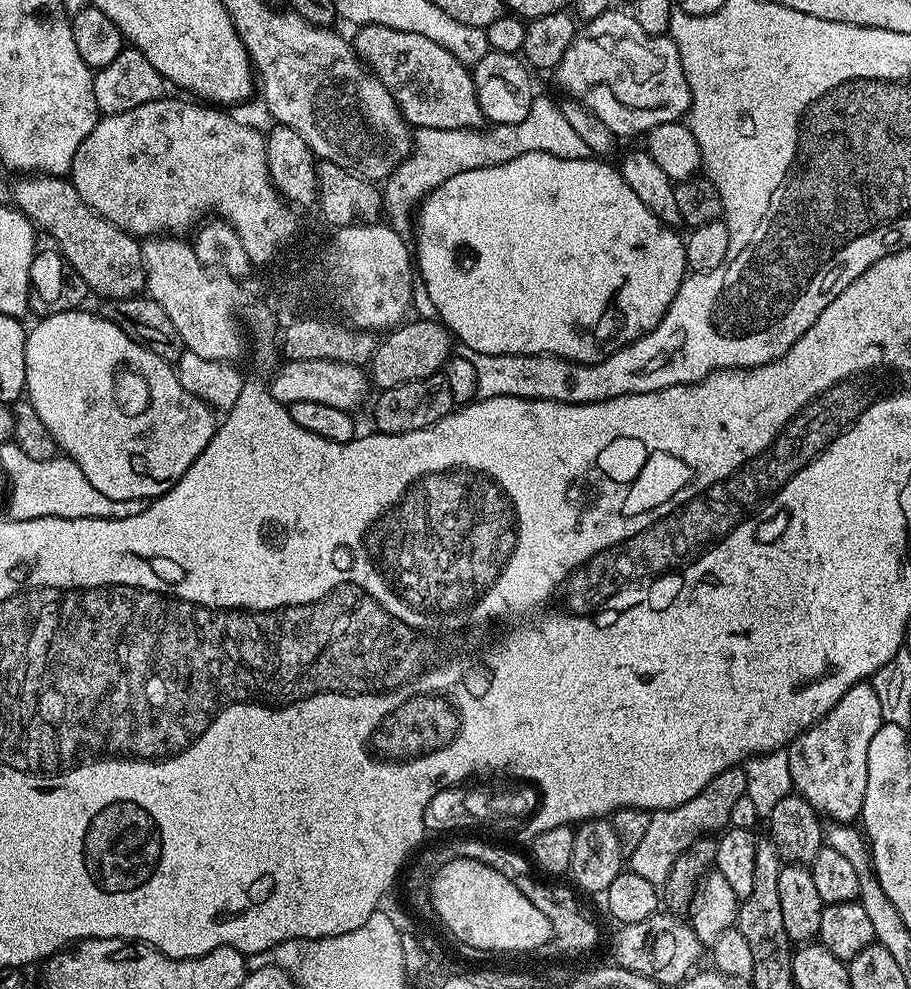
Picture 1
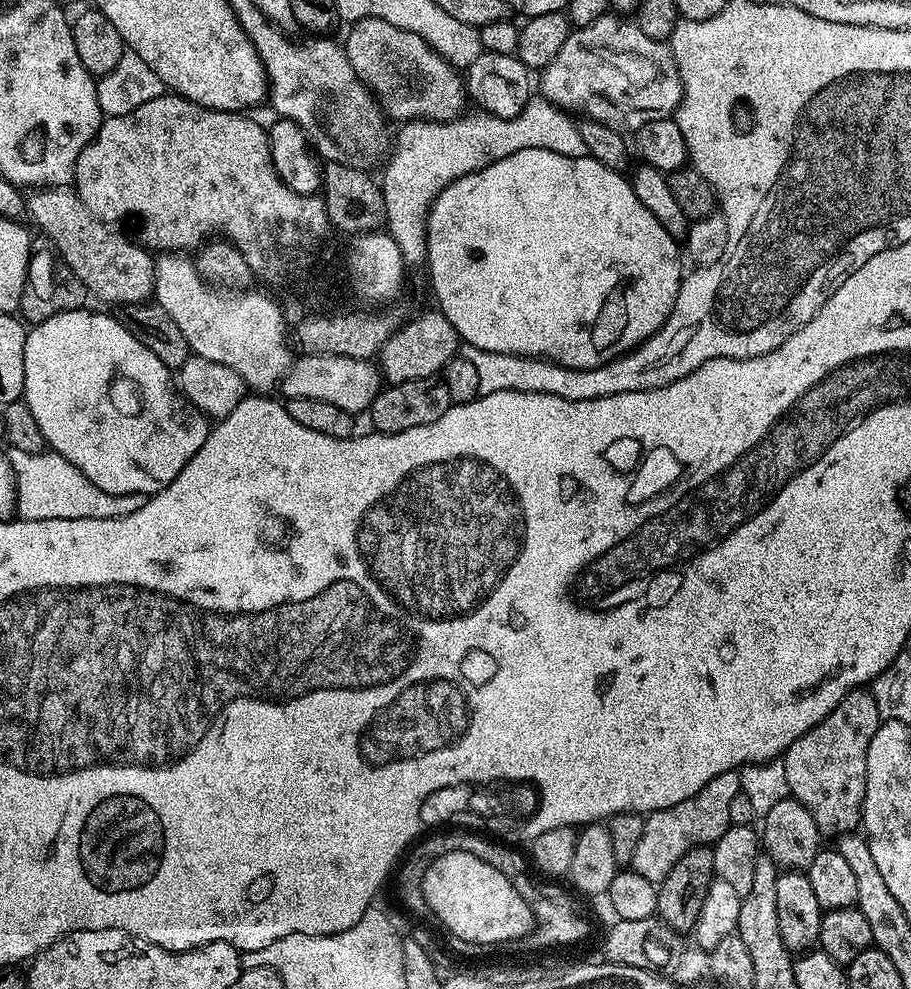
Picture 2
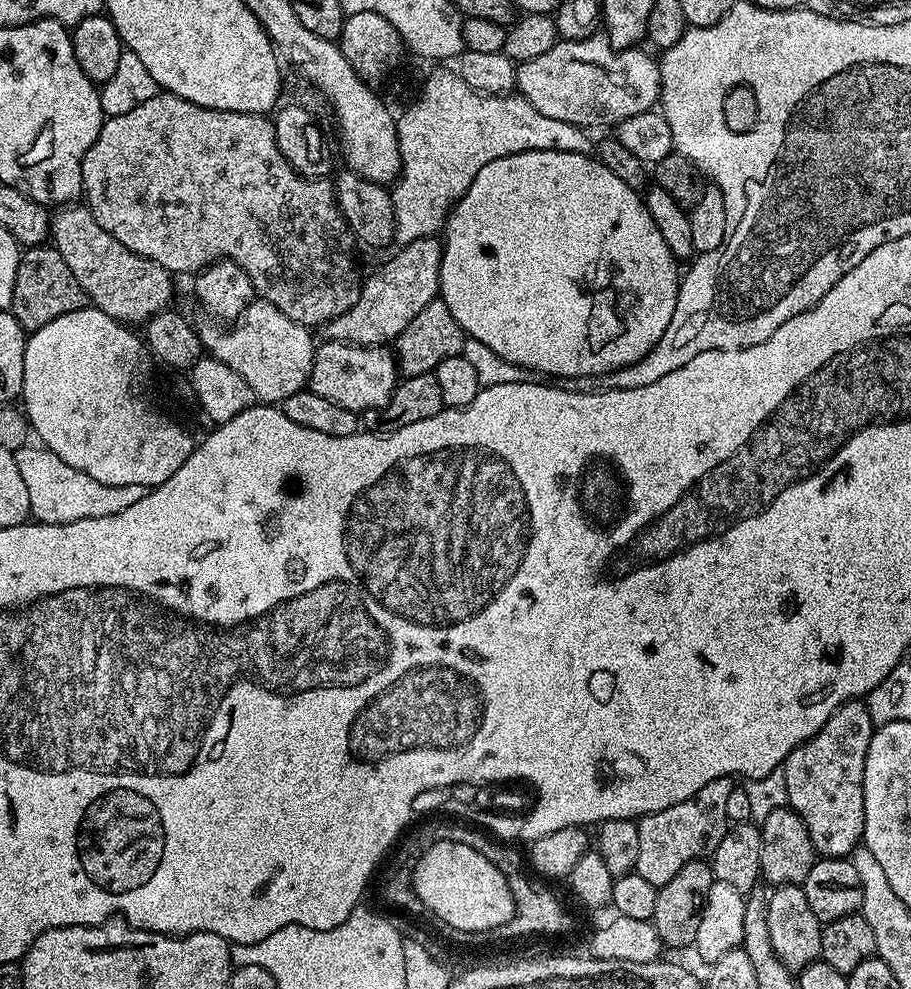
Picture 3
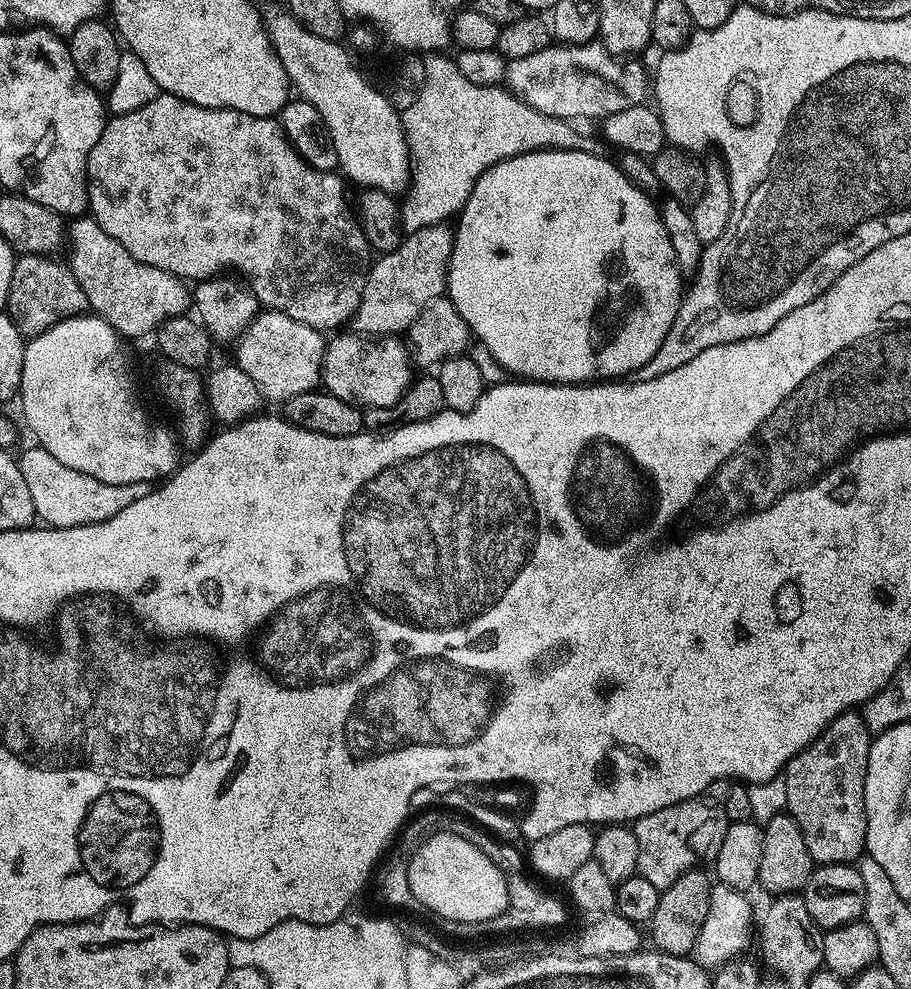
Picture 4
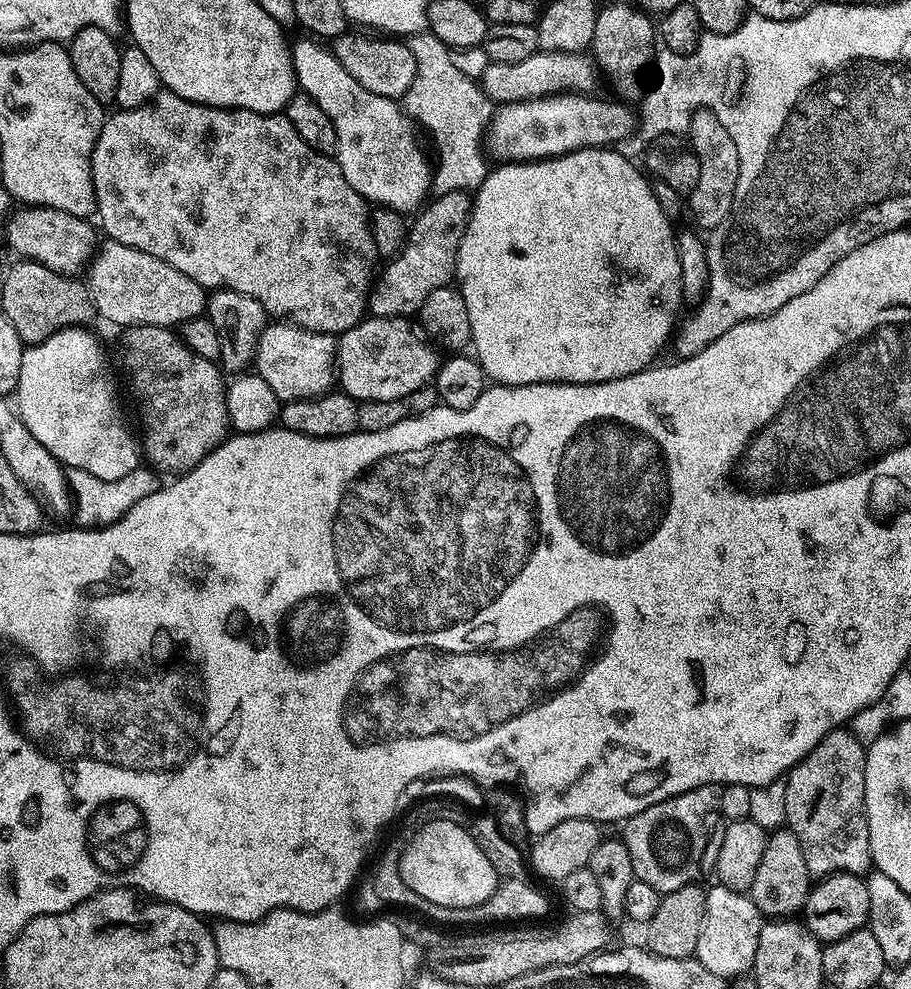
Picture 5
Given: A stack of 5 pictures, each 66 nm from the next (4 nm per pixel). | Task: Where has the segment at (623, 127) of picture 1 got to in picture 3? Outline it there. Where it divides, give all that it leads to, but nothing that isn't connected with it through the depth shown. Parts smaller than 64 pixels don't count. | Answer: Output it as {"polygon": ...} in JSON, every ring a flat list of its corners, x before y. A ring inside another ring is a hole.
{"polygon":[[607,35,581,40,557,39,556,45,538,58,523,61,515,69,519,95,542,110,546,118,558,118,581,126,609,124,657,107,660,99,660,66,657,57,647,56,643,47,617,50]]}

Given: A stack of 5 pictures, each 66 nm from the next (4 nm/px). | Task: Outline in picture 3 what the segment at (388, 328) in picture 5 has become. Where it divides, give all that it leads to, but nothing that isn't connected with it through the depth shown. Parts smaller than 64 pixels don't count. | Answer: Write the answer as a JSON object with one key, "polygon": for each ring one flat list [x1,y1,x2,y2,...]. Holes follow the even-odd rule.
{"polygon":[[325,339,317,347,308,384,314,394,346,406,346,410,363,414,386,406,398,383,398,365,393,349,379,344,349,344,346,340]]}

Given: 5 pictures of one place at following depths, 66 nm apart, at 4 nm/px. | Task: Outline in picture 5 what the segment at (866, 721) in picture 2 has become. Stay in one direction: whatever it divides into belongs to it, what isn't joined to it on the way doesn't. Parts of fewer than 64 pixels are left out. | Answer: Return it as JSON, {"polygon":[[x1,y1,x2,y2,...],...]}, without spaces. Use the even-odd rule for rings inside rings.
{"polygon":[[841,726,832,729,826,734,826,738,822,738,822,742,818,742,818,746,814,746,814,750,810,750,810,754,806,754,806,758,802,758,796,763,786,774,786,826,794,834,798,834,798,843,802,845,802,855,806,857,806,870,813,878,823,878,832,876,835,872,849,872,851,876,860,876,867,873,873,867,872,851,870,850,870,826,866,818,866,806,864,799,866,798,866,746,853,732,847,727]]}

